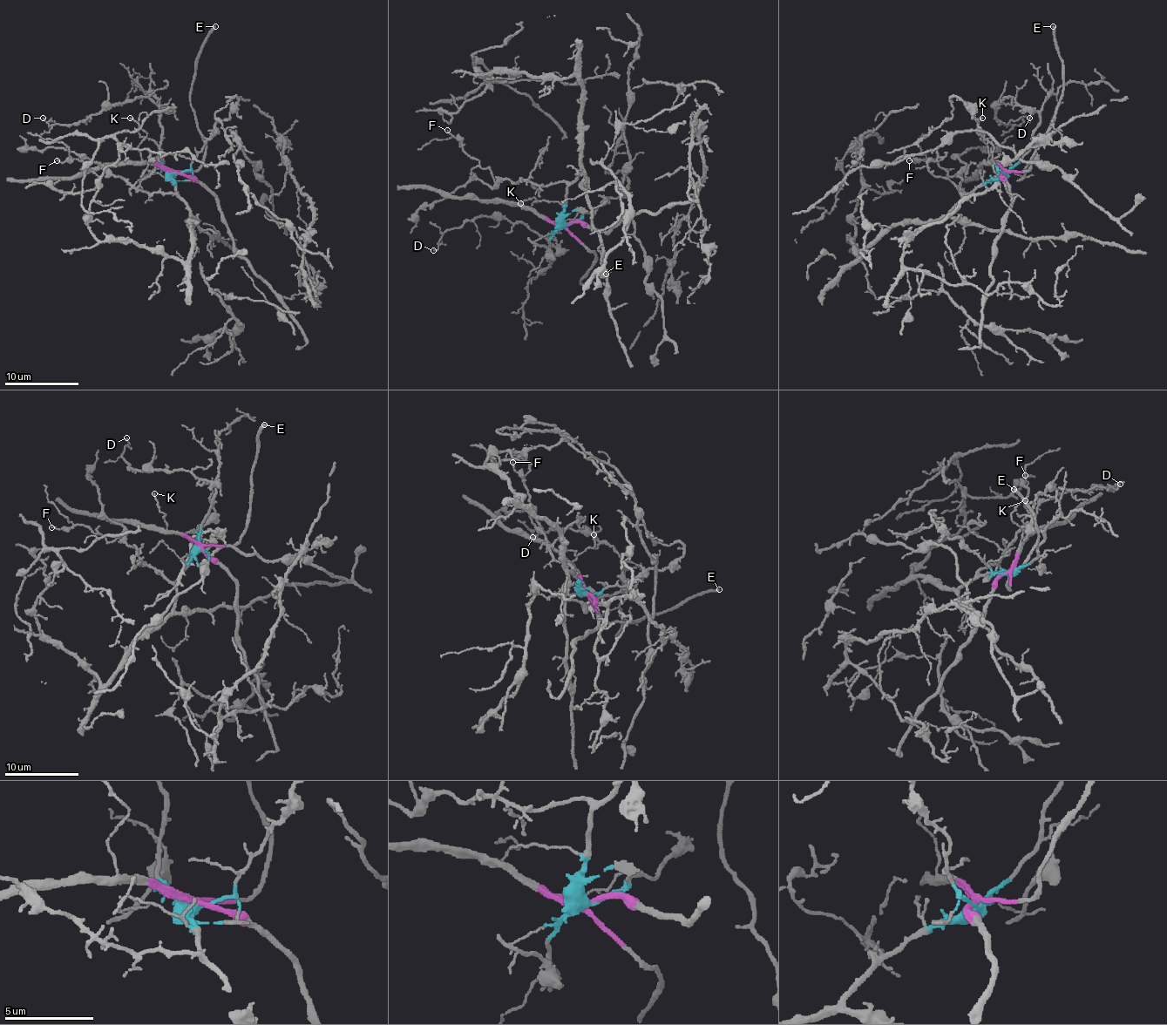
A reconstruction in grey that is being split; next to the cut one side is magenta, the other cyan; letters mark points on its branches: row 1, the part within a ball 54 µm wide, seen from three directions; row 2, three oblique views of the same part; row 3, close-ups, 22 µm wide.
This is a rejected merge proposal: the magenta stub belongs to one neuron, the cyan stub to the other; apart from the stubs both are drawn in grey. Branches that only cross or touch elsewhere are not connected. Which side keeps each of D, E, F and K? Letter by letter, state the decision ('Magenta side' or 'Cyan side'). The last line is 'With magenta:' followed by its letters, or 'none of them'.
D: Cyan side
E: Magenta side
F: Cyan side
K: Magenta side
With magenta: E, K

